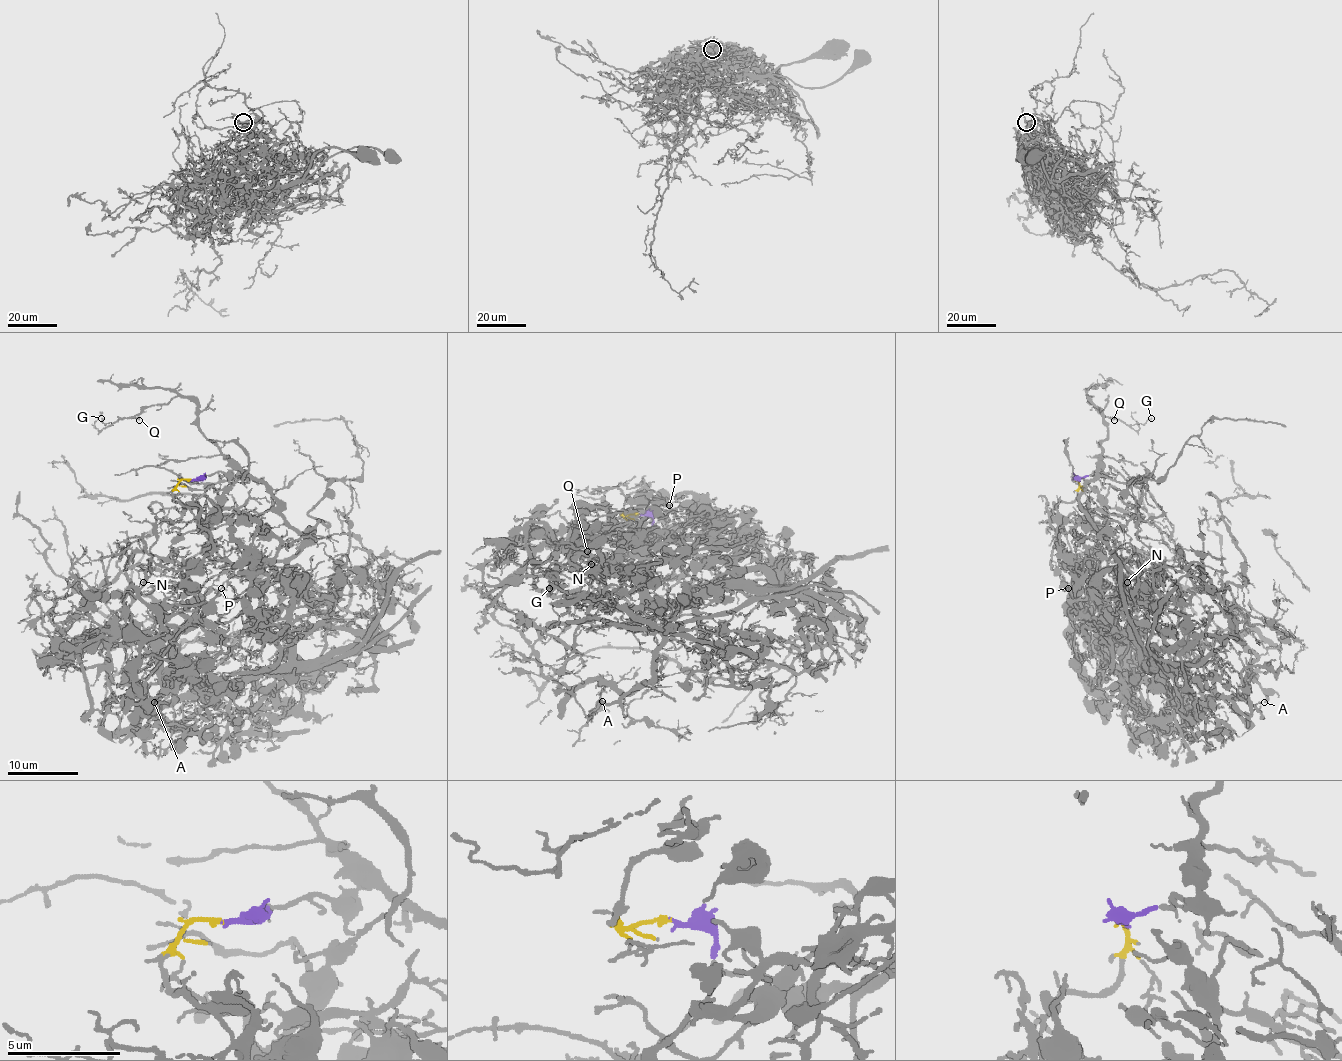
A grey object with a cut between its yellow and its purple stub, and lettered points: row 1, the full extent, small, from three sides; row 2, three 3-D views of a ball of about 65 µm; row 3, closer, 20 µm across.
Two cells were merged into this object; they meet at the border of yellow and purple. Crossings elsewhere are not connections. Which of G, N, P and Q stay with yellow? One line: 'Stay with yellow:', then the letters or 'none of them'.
Stay with yellow: N, P

